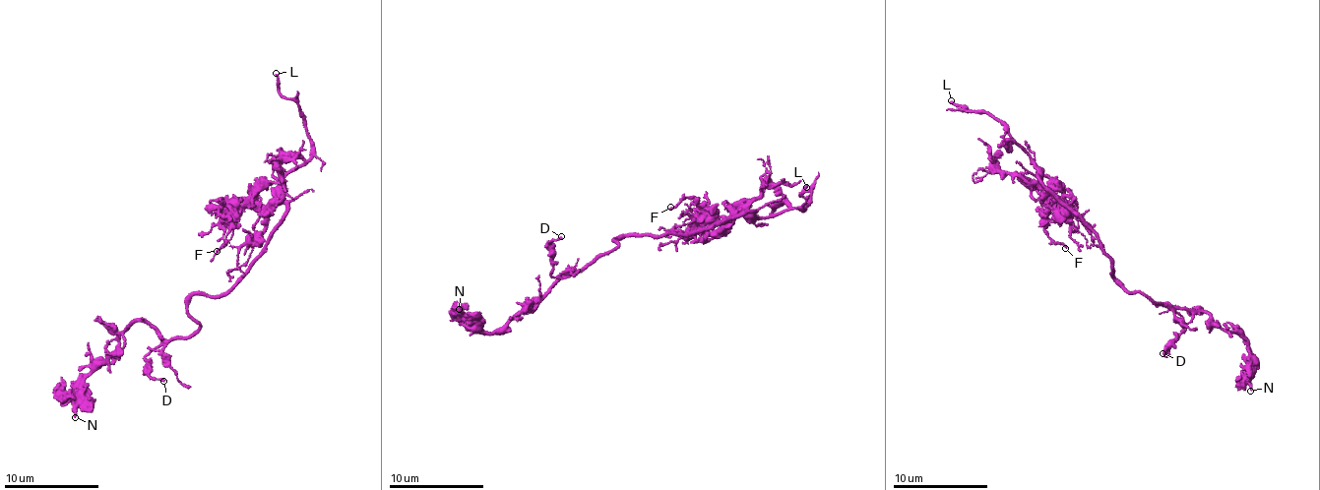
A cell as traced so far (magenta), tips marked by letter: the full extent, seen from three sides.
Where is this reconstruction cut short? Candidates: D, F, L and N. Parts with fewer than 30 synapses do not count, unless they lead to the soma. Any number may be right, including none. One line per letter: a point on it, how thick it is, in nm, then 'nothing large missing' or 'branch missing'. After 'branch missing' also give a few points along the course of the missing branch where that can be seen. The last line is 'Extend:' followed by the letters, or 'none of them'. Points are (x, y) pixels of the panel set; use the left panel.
D: (163, 381) | 170 nm | nothing large missing
F: (217, 251) | 140 nm | nothing large missing
L: (276, 73) | 200 nm | branch missing
N: (75, 417) | 240 nm | nothing large missing
Extend: L

